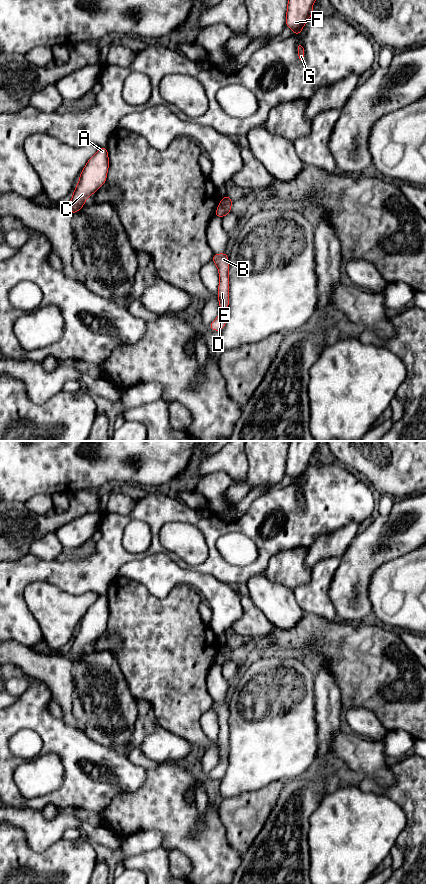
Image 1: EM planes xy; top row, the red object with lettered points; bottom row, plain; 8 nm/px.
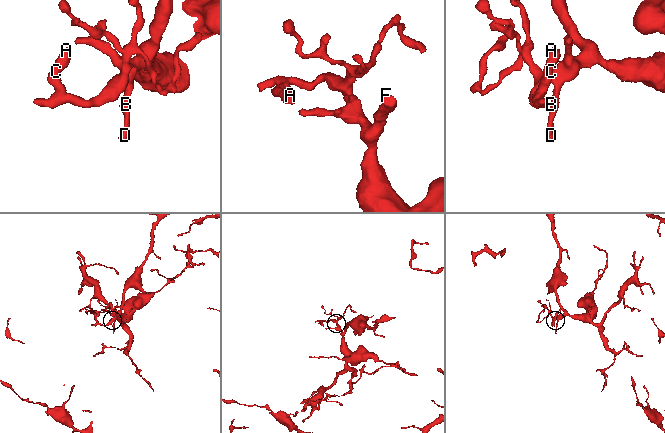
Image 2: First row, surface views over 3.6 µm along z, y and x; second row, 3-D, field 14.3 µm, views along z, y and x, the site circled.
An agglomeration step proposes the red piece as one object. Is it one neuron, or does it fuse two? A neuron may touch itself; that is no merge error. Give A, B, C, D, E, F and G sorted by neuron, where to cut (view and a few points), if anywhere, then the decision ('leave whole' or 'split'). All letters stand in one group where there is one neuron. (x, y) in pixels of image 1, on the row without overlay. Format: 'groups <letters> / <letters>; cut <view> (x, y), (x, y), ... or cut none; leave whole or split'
groups A C / B D E F G; cut xy (219, 651), (225, 663); split

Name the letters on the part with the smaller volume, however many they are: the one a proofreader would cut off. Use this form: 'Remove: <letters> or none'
Remove: A, C

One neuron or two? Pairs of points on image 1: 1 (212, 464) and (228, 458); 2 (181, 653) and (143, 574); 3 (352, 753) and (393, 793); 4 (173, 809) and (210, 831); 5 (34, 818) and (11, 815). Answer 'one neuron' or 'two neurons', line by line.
1: one neuron
2: two neurons
3: two neurons
4: one neuron
5: one neuron

